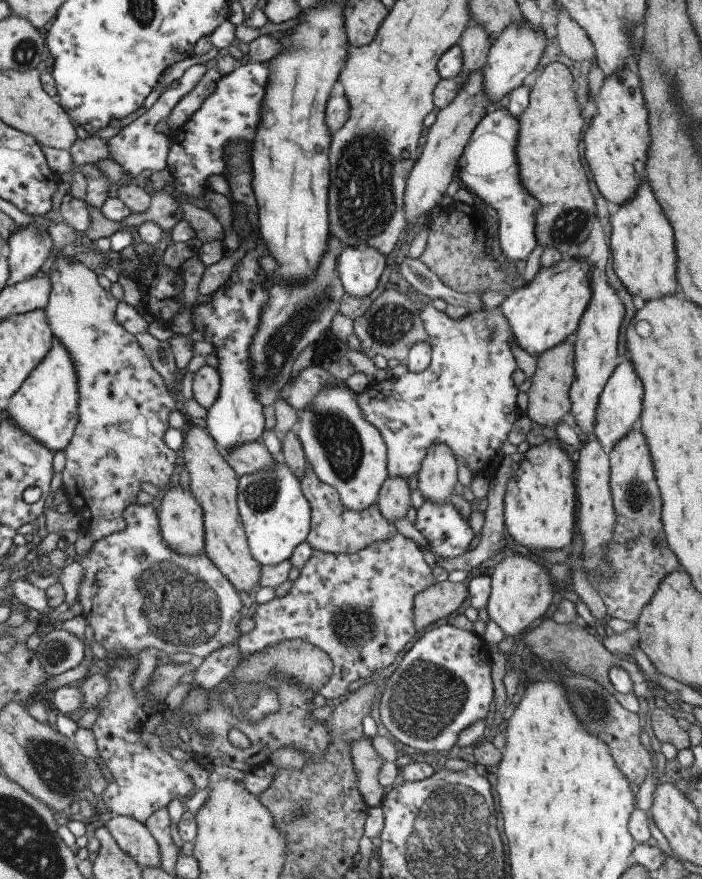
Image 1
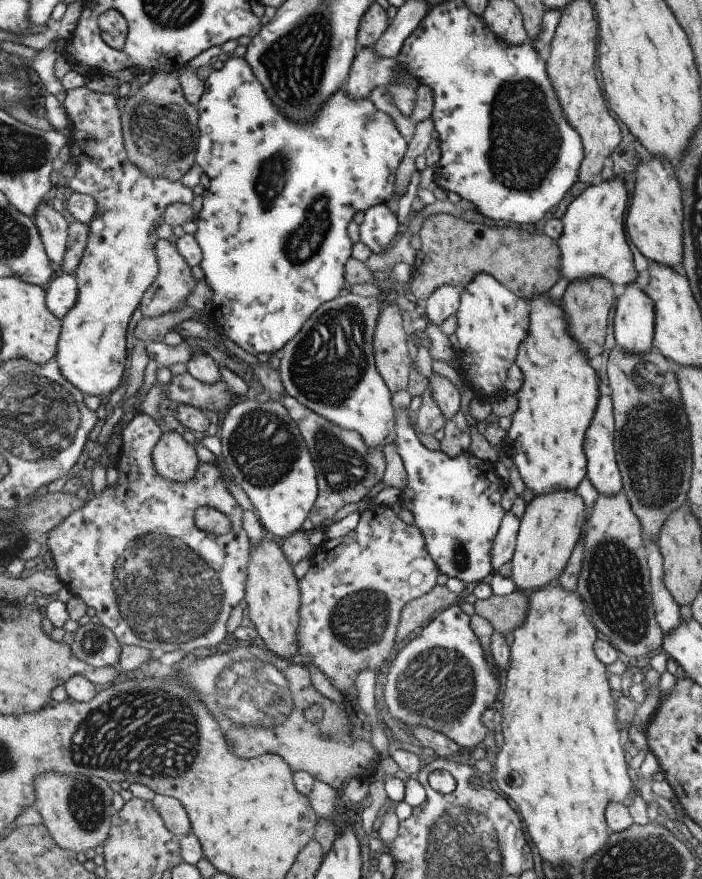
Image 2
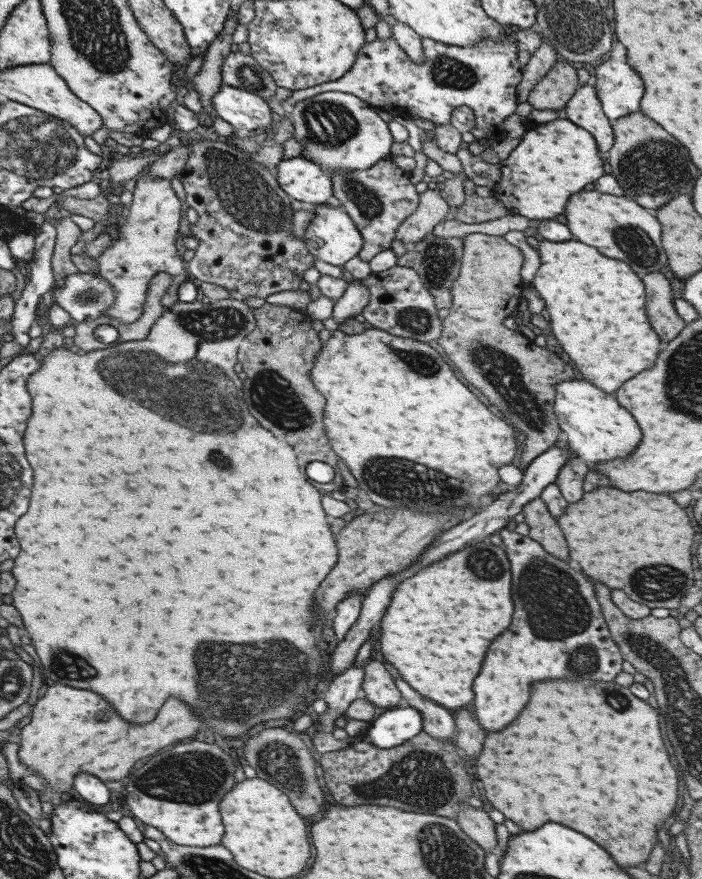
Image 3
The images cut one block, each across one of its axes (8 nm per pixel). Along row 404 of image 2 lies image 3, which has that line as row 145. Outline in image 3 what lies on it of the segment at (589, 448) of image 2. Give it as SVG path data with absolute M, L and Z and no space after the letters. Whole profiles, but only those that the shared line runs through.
M592 81L578 87L565 103L562 116L590 132L601 155L611 148L614 137L612 128L601 110Z

